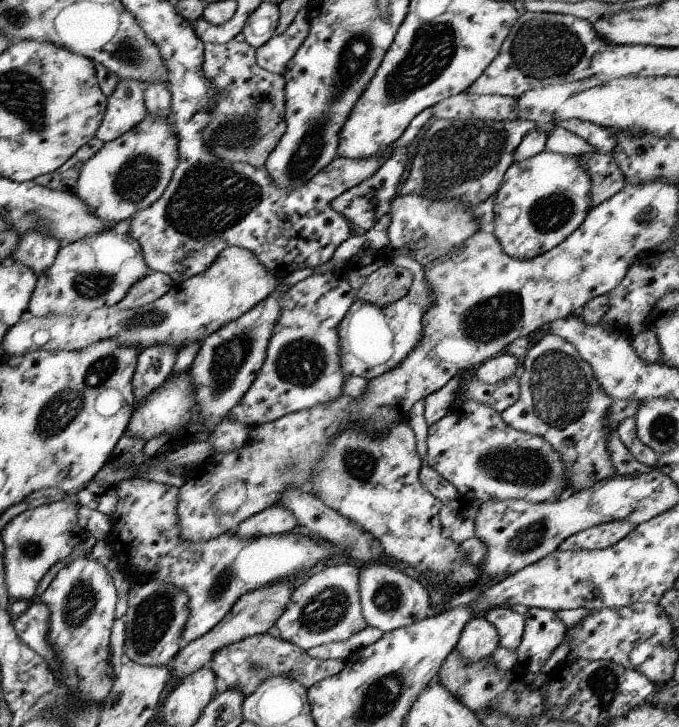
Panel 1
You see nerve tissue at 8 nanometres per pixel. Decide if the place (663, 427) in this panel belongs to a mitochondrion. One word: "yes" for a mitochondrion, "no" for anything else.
yes

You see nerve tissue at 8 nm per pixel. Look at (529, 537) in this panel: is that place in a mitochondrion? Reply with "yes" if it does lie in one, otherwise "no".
yes

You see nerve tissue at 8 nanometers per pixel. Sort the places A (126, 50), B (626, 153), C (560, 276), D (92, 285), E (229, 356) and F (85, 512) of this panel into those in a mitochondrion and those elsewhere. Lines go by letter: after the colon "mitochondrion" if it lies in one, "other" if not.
A: mitochondrion
B: other
C: other
D: mitochondrion
E: mitochondrion
F: other

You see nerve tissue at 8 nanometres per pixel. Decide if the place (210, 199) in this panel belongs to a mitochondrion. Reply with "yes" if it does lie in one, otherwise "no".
yes

